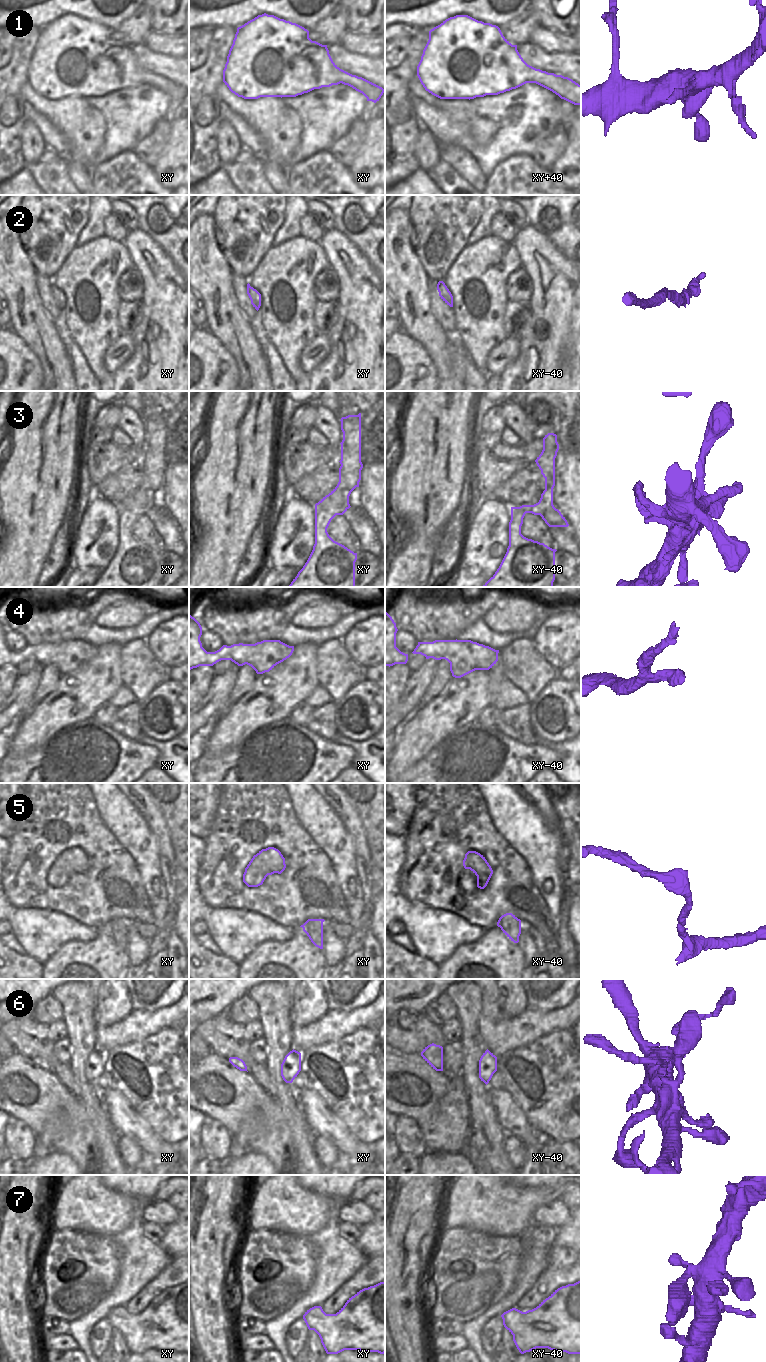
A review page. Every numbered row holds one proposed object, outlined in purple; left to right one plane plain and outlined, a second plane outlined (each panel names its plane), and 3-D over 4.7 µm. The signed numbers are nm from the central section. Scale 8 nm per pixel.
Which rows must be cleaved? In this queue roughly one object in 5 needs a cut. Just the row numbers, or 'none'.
none

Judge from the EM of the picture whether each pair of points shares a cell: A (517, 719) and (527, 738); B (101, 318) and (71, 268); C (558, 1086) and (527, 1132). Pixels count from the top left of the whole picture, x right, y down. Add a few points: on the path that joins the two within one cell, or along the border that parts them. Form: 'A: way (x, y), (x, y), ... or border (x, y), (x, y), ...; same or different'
A: way (517, 724), (524, 733); same
B: way (101, 304), (99, 289), (85, 277); same
C: border (519, 1105), (526, 1119), (544, 1137); different

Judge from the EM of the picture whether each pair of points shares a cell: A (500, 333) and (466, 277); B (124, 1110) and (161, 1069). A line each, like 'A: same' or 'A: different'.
A: same
B: different

